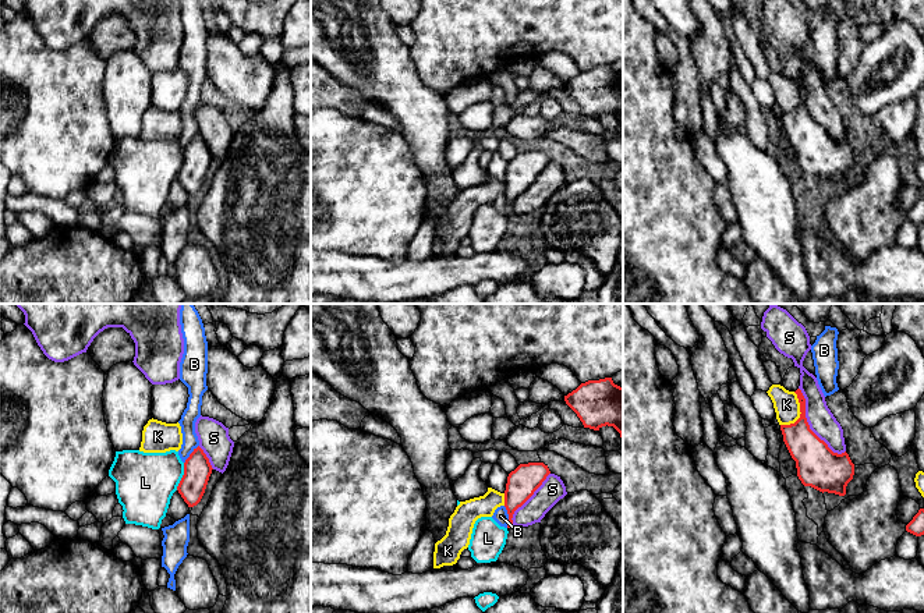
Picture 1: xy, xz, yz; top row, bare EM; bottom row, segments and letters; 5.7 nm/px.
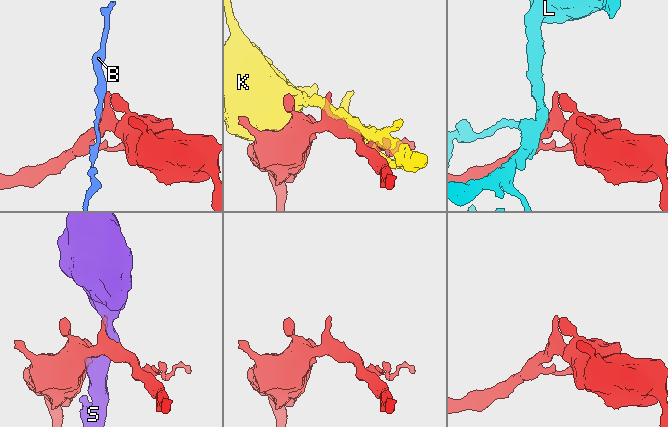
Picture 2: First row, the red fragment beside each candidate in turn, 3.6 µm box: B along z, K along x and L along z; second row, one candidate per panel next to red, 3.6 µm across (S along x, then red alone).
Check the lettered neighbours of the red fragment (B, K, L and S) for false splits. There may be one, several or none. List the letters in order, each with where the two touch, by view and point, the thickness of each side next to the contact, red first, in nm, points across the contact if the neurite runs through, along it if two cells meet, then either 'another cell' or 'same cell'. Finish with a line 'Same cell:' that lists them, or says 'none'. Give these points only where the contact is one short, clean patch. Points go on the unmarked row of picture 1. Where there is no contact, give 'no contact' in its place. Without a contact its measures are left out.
B: xz (509, 205) | 170/90 nm | same cell
K: yz (800, 102) | 200/150 nm | another cell
L: xy (183, 165) | 160/340 nm | another cell
S: yz (809, 113) | 240/150 nm | another cell
Same cell: B

